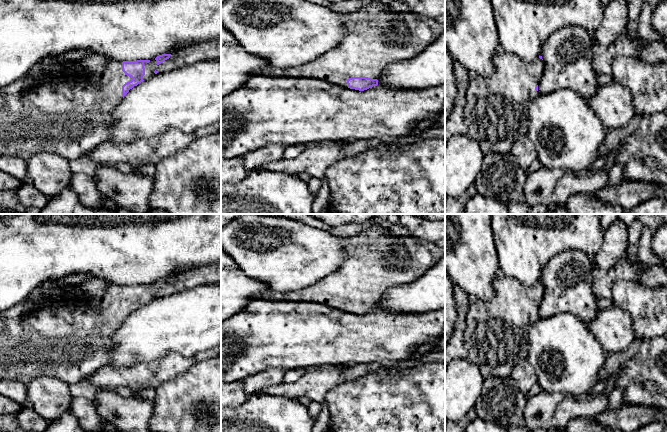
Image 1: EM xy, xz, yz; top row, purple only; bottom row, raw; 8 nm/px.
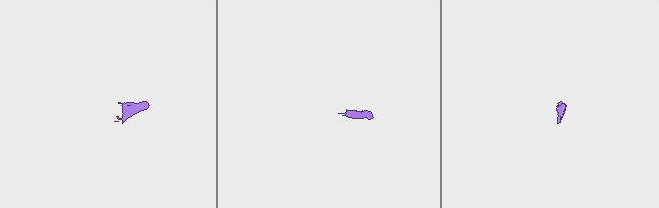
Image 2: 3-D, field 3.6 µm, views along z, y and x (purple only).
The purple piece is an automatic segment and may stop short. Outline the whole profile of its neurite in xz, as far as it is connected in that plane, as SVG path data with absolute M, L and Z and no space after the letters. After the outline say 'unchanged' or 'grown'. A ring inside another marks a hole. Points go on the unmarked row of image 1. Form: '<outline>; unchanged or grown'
M378 224L343 239L346 257L333 273L298 291L266 291L255 298L306 301L359 315L378 309L377 301L395 286L410 284L445 254L435 242L394 236Z; grown

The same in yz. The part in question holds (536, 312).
M507 276L496 277L493 288L495 294L491 299L469 299L464 331L467 359L479 367L484 378L510 376L514 365L527 358L528 331L539 318L538 309L544 292L542 280L533 286L525 286L517 279Z; grown

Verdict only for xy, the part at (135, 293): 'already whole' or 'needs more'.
needs more

